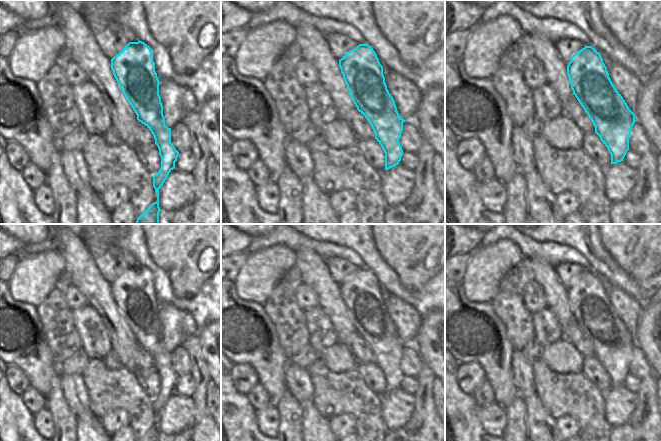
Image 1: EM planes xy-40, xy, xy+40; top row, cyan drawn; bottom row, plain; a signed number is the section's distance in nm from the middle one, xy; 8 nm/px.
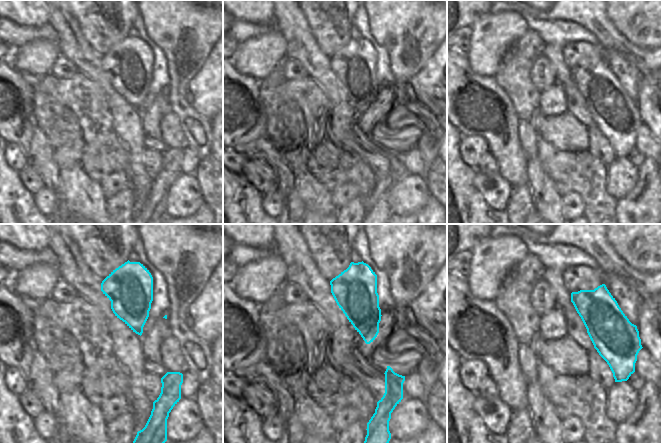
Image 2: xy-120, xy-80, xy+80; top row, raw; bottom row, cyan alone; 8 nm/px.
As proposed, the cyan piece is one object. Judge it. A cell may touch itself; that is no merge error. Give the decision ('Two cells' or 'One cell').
Two cells.

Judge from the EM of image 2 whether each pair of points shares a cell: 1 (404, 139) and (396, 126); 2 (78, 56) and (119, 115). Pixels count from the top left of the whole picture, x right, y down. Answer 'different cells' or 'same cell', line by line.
1: same cell
2: same cell

